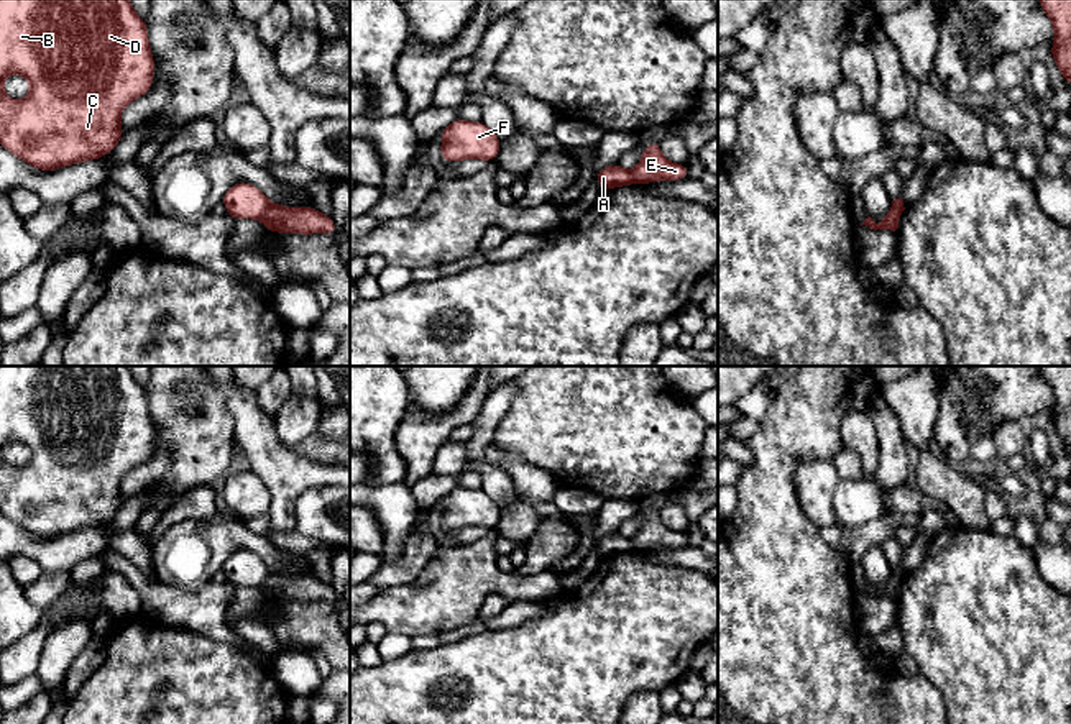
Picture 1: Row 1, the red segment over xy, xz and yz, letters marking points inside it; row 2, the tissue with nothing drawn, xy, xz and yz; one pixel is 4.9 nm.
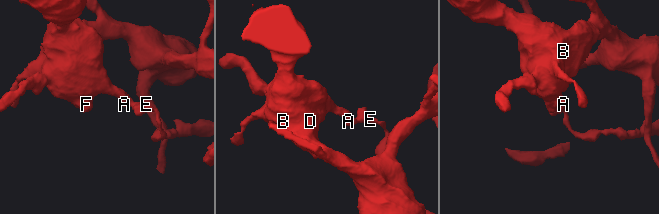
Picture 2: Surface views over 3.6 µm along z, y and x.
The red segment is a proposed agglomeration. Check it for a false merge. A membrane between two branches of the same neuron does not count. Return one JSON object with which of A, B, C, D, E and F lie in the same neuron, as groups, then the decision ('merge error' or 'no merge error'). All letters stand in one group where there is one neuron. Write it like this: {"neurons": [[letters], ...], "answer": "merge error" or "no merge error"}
{"neurons": [["A", "B", "C", "D", "F"], ["E"]], "answer": "merge error"}

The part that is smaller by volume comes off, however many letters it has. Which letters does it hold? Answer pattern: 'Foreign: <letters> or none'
Foreign: E

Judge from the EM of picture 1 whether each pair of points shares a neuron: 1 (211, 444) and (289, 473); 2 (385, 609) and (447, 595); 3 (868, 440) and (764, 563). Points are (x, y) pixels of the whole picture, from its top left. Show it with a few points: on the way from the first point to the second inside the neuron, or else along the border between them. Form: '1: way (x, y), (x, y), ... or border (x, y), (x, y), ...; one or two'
1: border (225, 409), (234, 424), (237, 447); two
2: way (399, 608), (421, 608), (432, 603); one
3: border (864, 412), (853, 411), (841, 421), (841, 445); two

